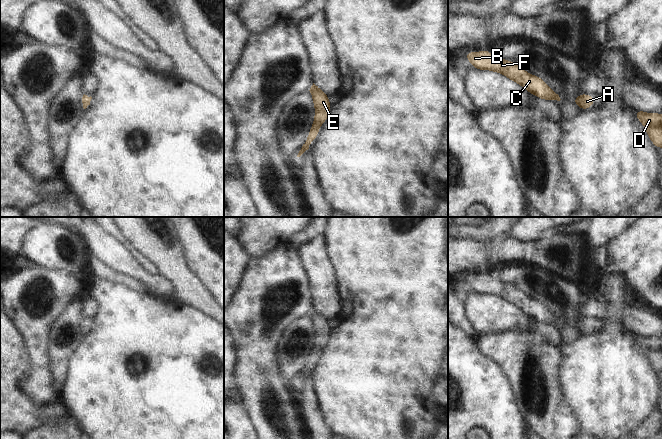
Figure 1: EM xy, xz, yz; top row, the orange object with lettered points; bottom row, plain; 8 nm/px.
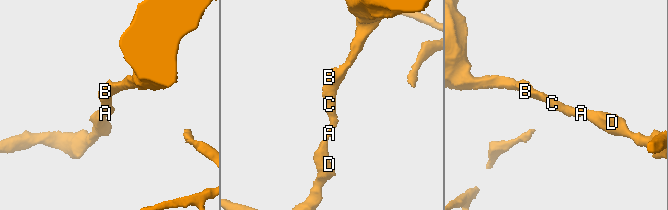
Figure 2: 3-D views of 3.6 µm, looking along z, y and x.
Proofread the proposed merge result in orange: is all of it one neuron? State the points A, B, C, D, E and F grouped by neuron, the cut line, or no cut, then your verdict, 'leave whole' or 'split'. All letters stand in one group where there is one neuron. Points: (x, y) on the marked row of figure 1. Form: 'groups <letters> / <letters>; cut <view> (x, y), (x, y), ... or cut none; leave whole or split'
groups A B C D E F; cut none; leave whole

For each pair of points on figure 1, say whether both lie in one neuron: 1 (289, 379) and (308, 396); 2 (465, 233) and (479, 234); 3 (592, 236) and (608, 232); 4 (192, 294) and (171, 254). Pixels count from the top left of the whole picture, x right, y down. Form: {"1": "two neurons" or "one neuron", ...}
{"1": "two neurons", "2": "one neuron", "3": "one neuron", "4": "one neuron"}

